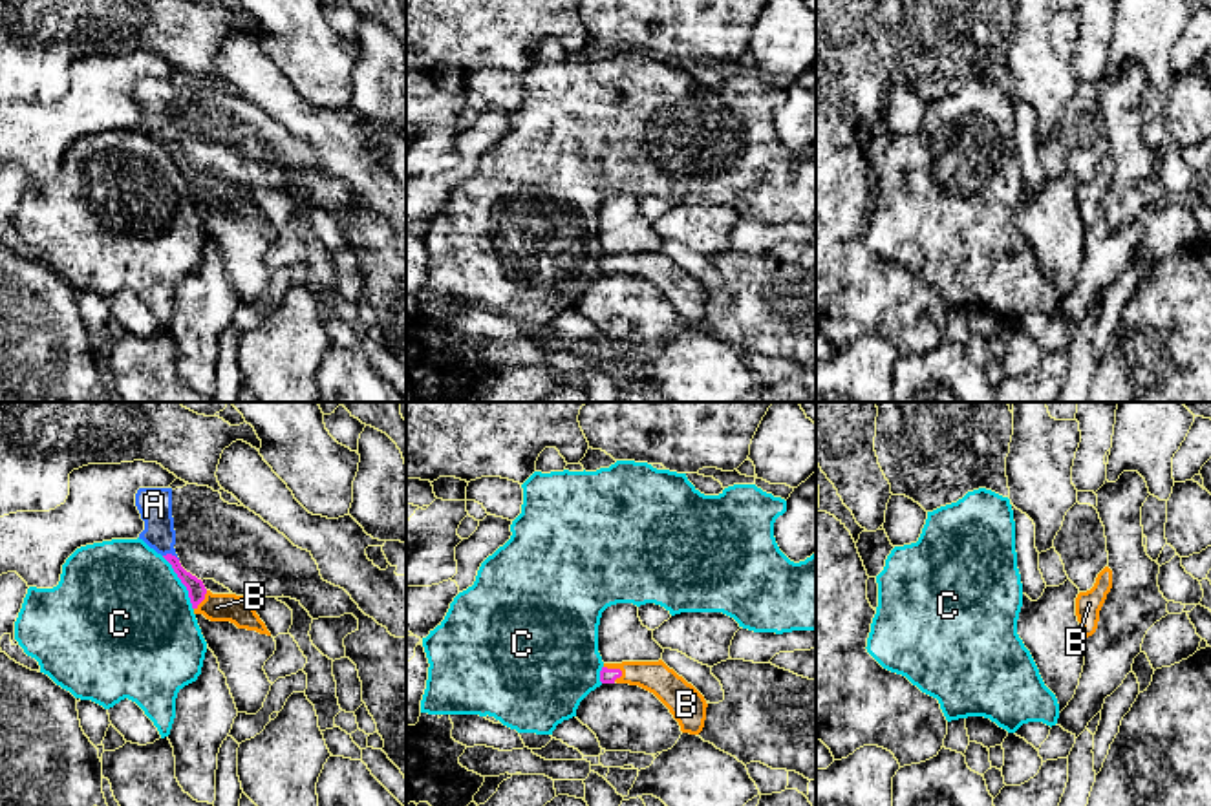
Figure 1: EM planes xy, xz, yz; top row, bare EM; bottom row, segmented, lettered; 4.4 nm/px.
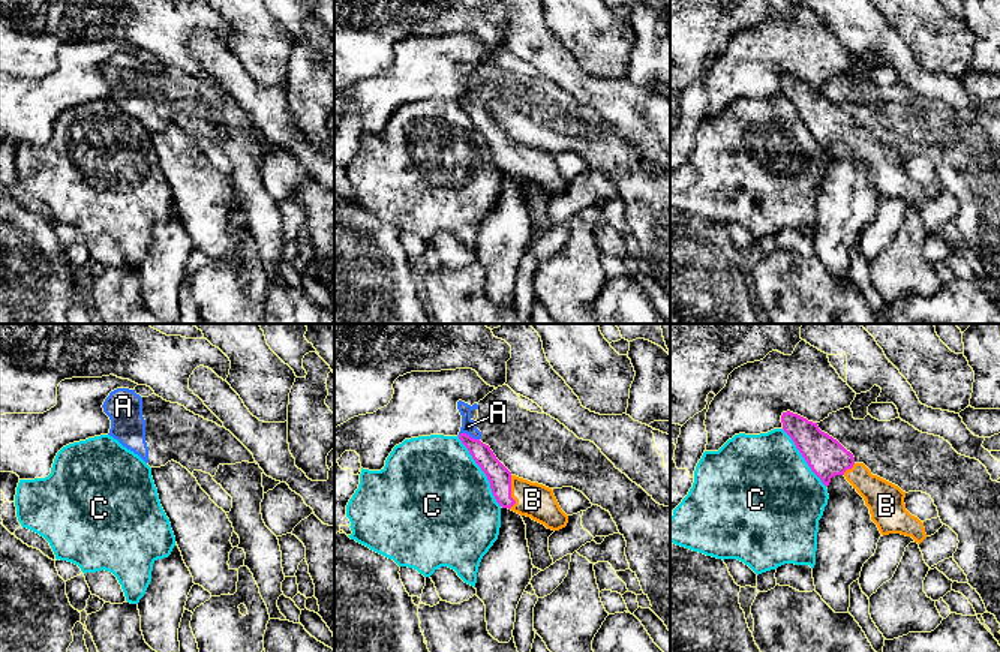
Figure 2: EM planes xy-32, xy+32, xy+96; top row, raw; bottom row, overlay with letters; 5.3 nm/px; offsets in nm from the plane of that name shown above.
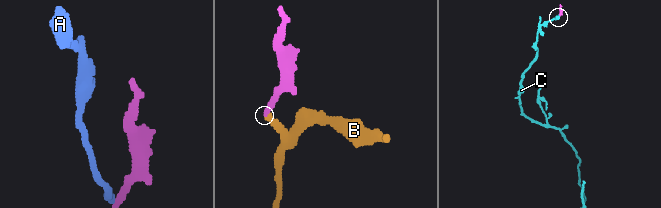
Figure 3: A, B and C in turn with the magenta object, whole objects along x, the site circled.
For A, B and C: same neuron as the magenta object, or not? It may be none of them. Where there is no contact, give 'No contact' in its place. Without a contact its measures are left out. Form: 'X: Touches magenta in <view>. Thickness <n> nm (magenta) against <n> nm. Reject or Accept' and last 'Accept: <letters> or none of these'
A: Touches magenta in xy. Thickness 80 nm (magenta) against 150 nm. Reject
B: Touches magenta in xz. Thickness 60 nm (magenta) against 140 nm. Accept
C: Touches magenta in xy. Thickness 80 nm (magenta) against 500 nm. Reject
Accept: B

